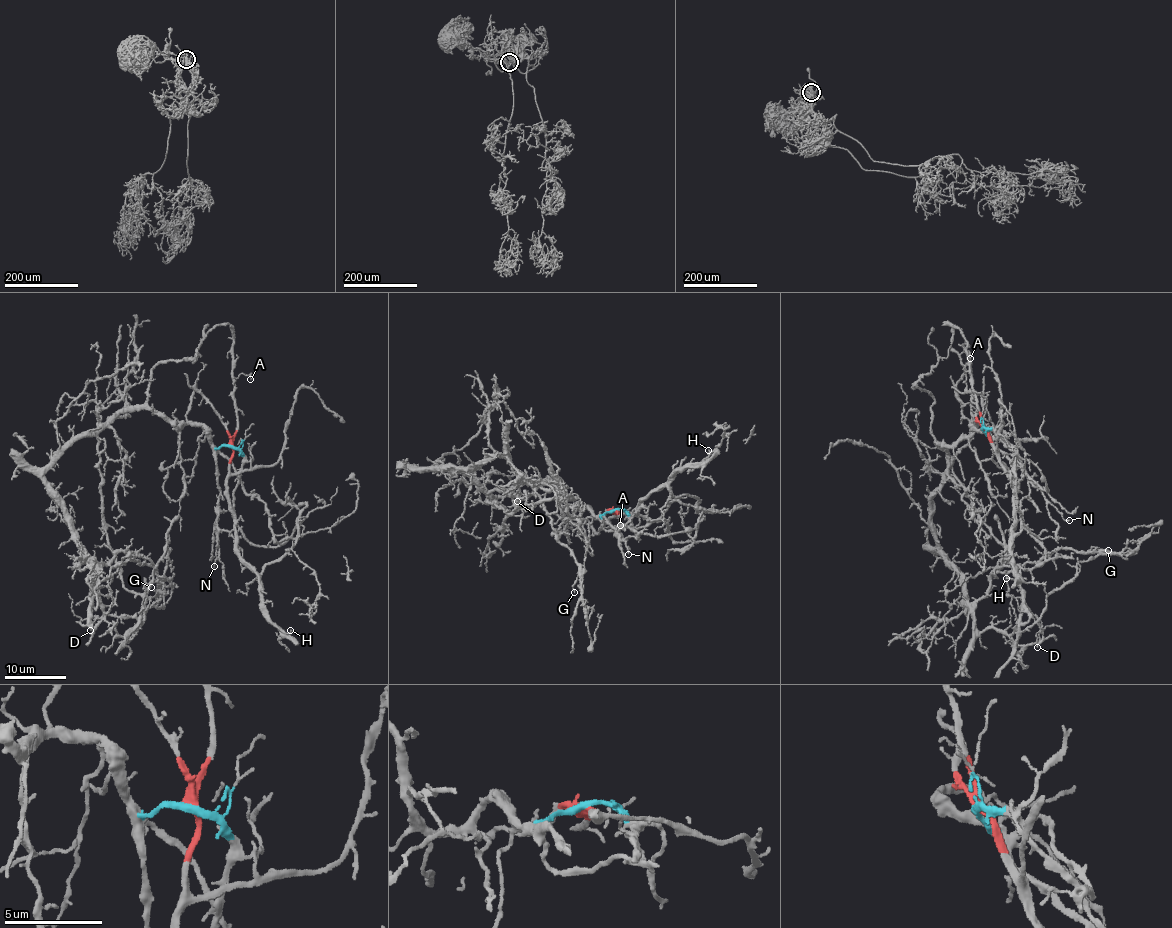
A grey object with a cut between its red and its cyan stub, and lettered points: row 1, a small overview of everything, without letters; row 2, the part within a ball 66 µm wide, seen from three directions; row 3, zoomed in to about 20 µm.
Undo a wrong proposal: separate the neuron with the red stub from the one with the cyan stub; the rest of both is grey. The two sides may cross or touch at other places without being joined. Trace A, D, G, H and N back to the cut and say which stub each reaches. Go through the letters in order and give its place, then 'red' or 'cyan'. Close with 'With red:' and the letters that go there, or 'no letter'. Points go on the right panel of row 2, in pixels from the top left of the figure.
A: (970, 358) | red
D: (1037, 647) | cyan
G: (1108, 550) | cyan
H: (1006, 578) | red
N: (1069, 520) | cyan
With red: A, H

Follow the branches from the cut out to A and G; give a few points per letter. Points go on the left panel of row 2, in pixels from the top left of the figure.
A: (231, 446), (236, 426), (235, 379), (241, 374), (248, 376), (250, 380)
G: (231, 446), (200, 425), (118, 412), (44, 474), (76, 541), (97, 561), (122, 552), (154, 567), (150, 587)

